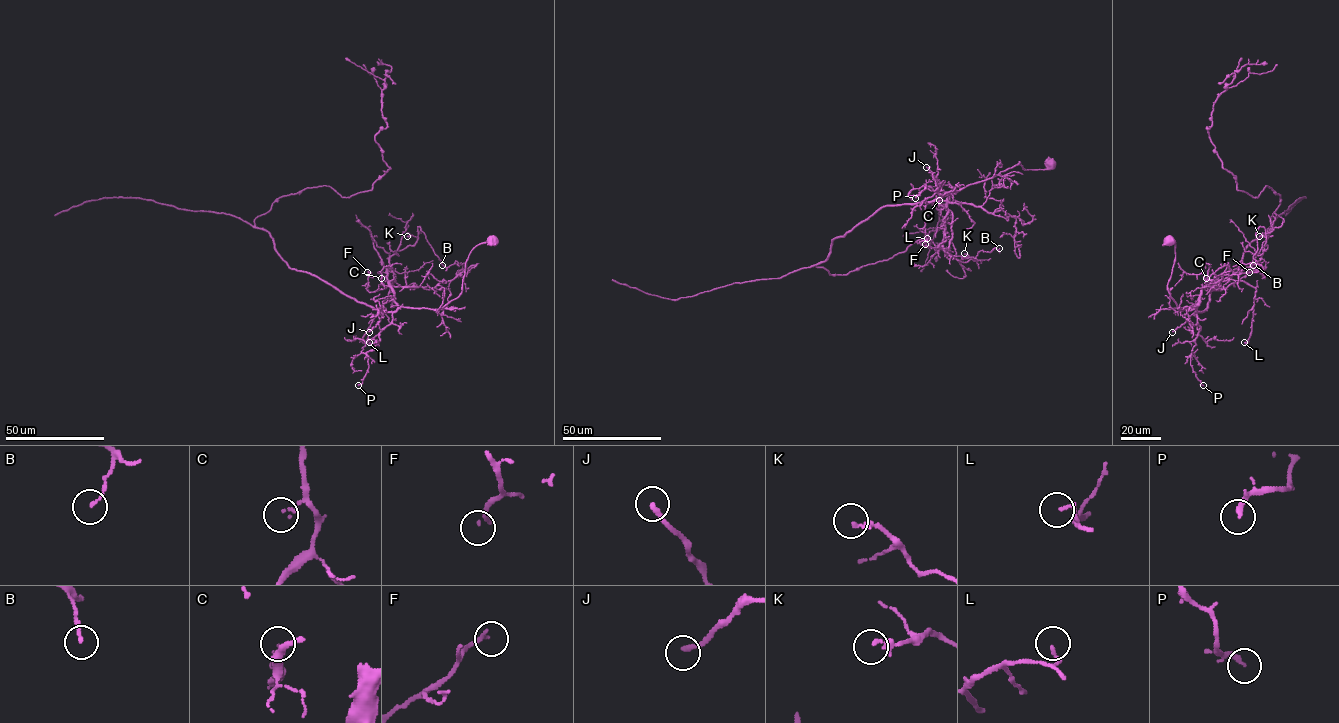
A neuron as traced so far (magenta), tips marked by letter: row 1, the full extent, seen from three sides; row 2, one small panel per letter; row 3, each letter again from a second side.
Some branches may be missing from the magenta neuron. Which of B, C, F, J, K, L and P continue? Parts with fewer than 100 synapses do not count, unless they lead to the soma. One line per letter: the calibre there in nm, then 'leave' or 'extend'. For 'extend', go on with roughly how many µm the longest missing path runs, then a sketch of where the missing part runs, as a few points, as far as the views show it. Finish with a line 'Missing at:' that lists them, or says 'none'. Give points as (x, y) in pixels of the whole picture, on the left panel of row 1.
B: calibre 130 nm; leave
C: calibre 130 nm; leave
F: calibre 150 nm; leave
J: calibre 200 nm; leave
K: calibre 220 nm; leave
L: calibre 130 nm; leave
P: calibre 240 nm; leave
Missing at: none

